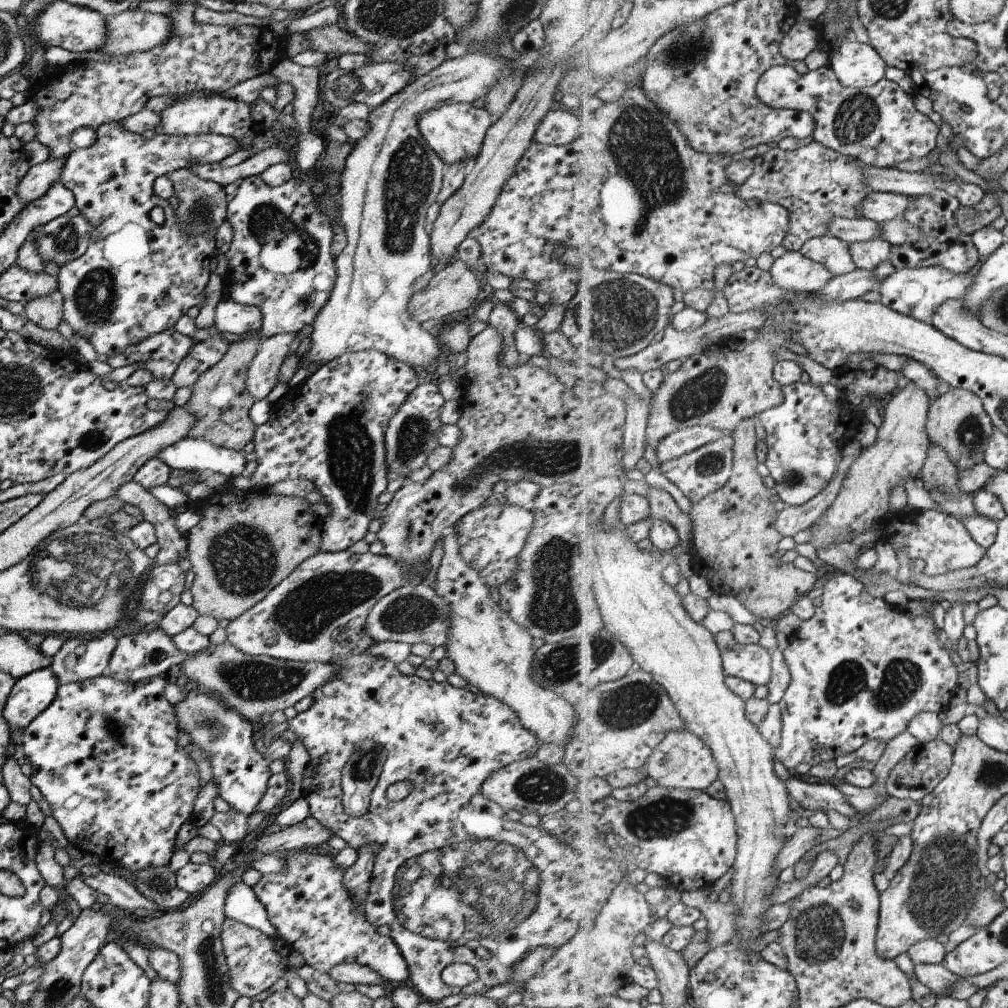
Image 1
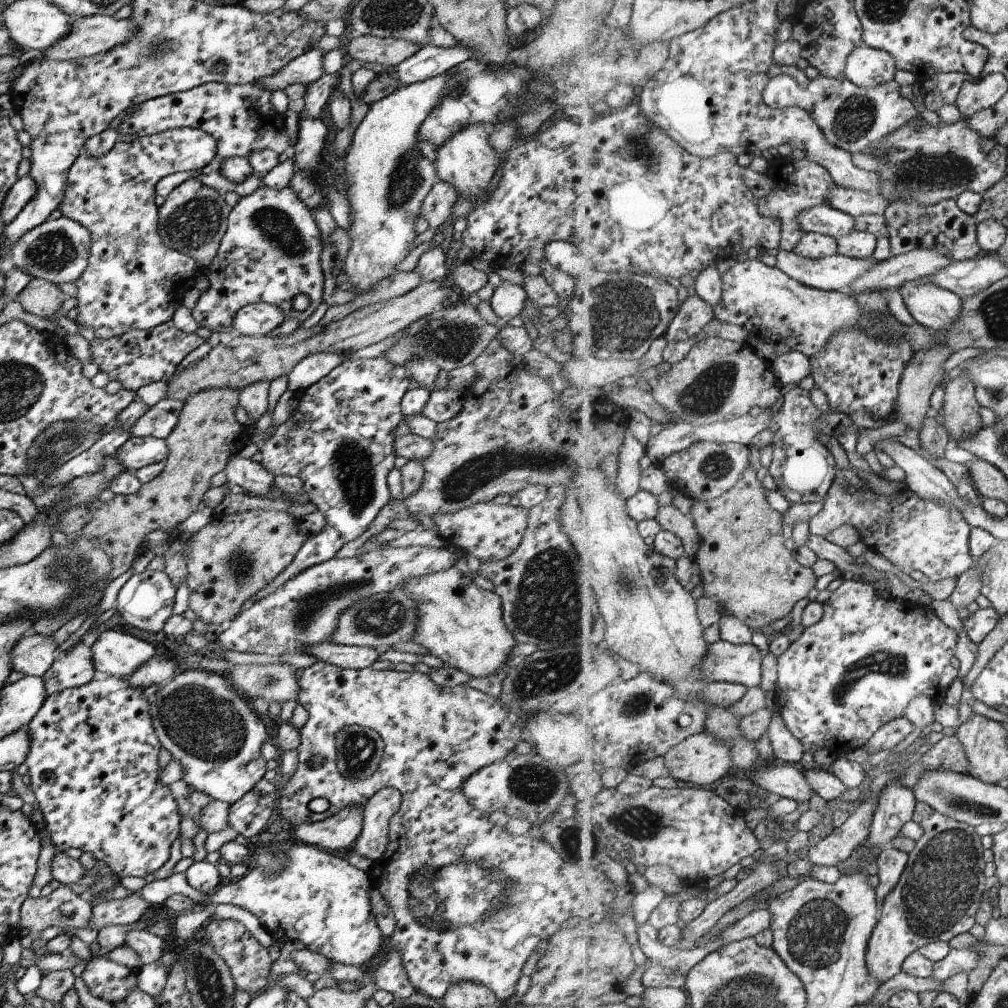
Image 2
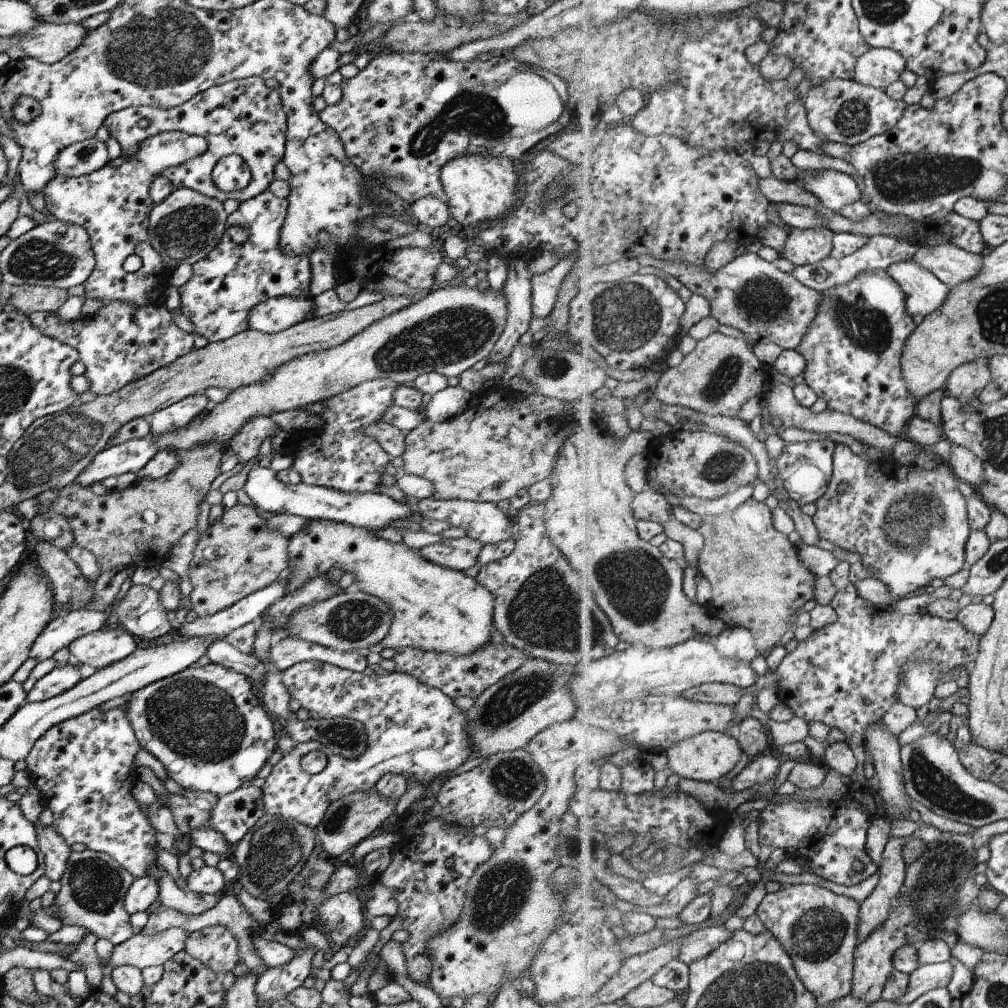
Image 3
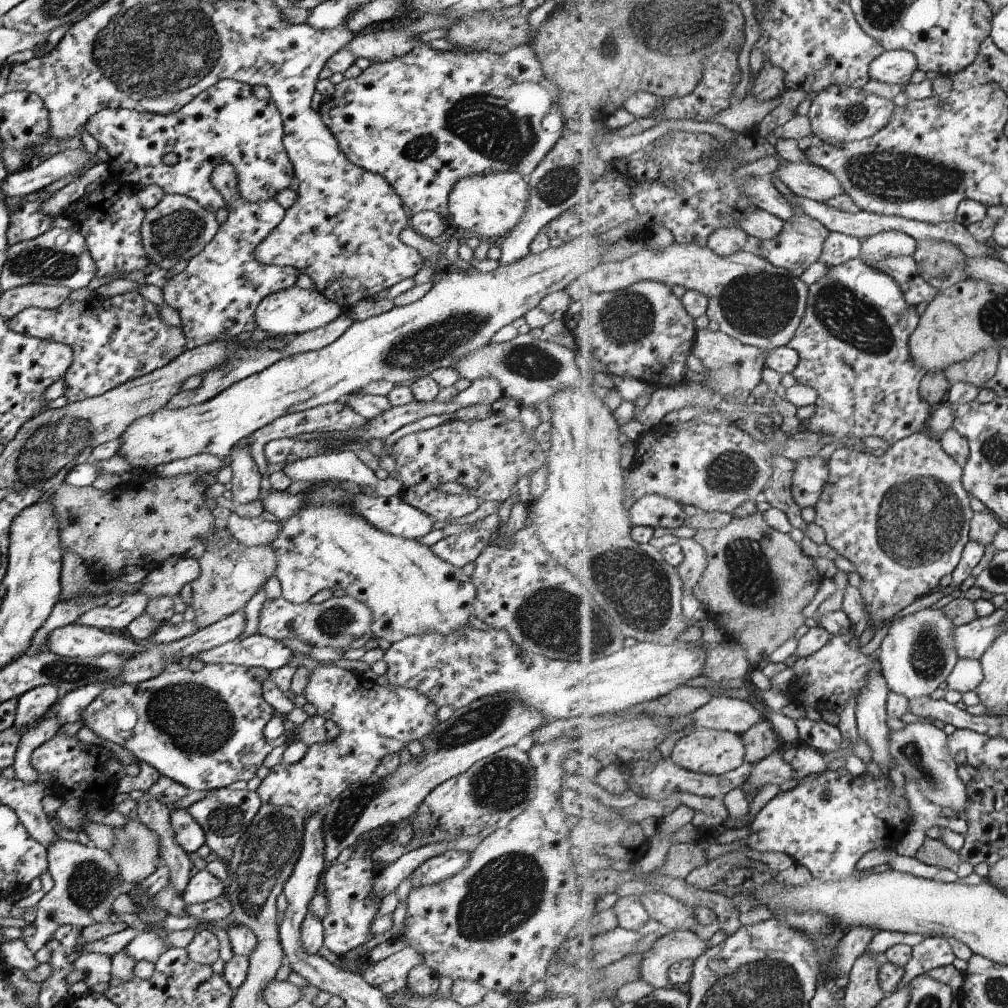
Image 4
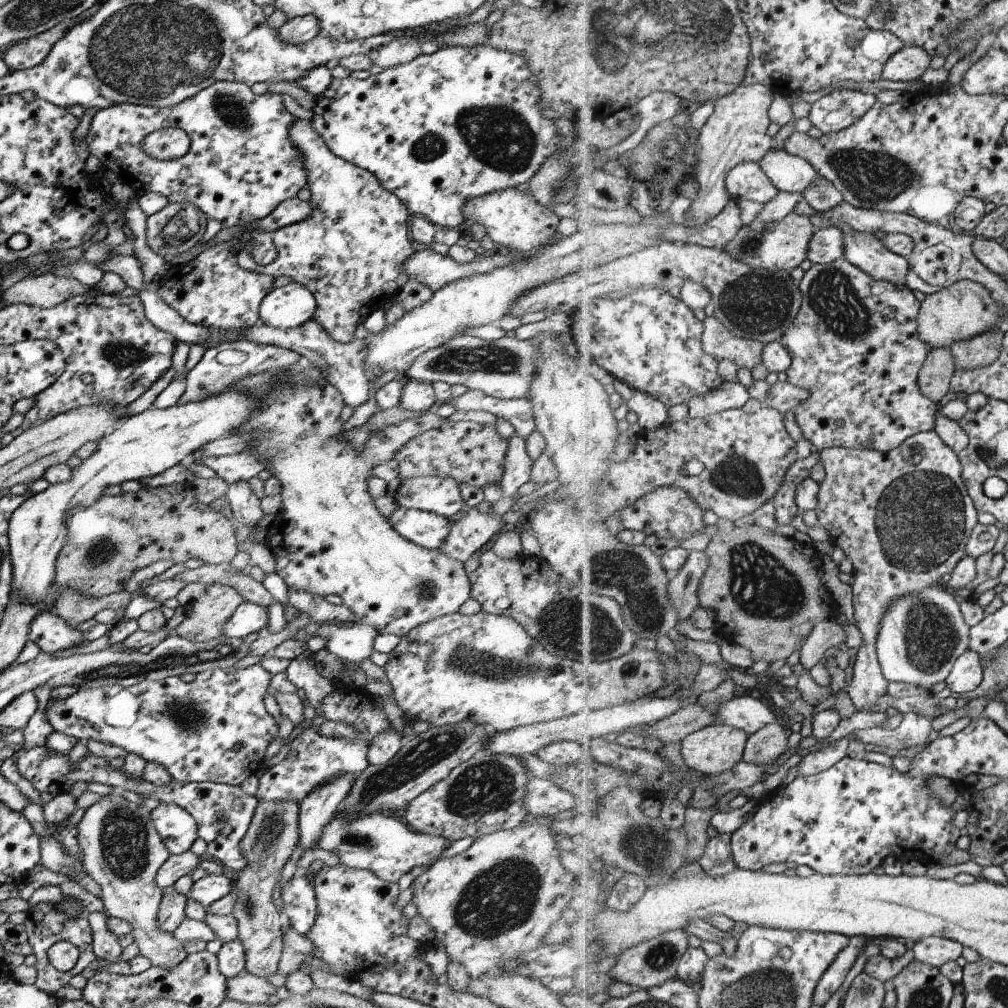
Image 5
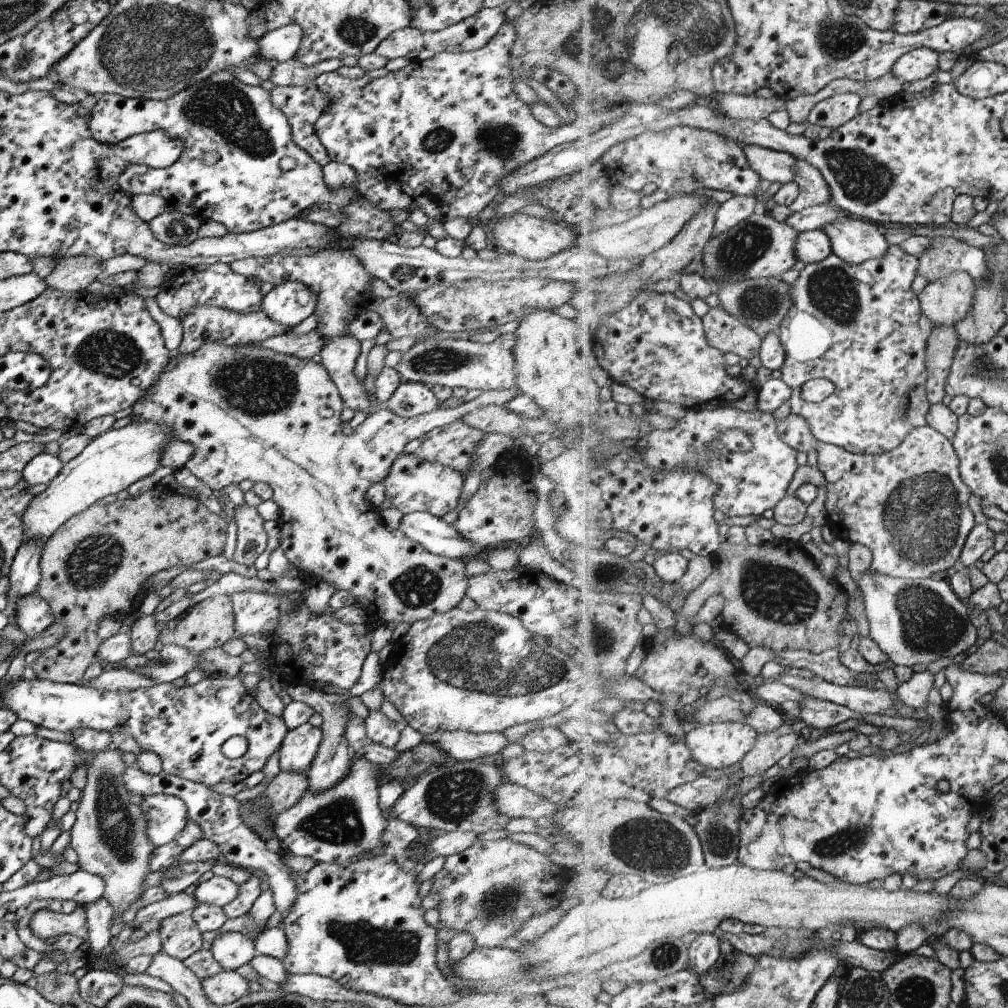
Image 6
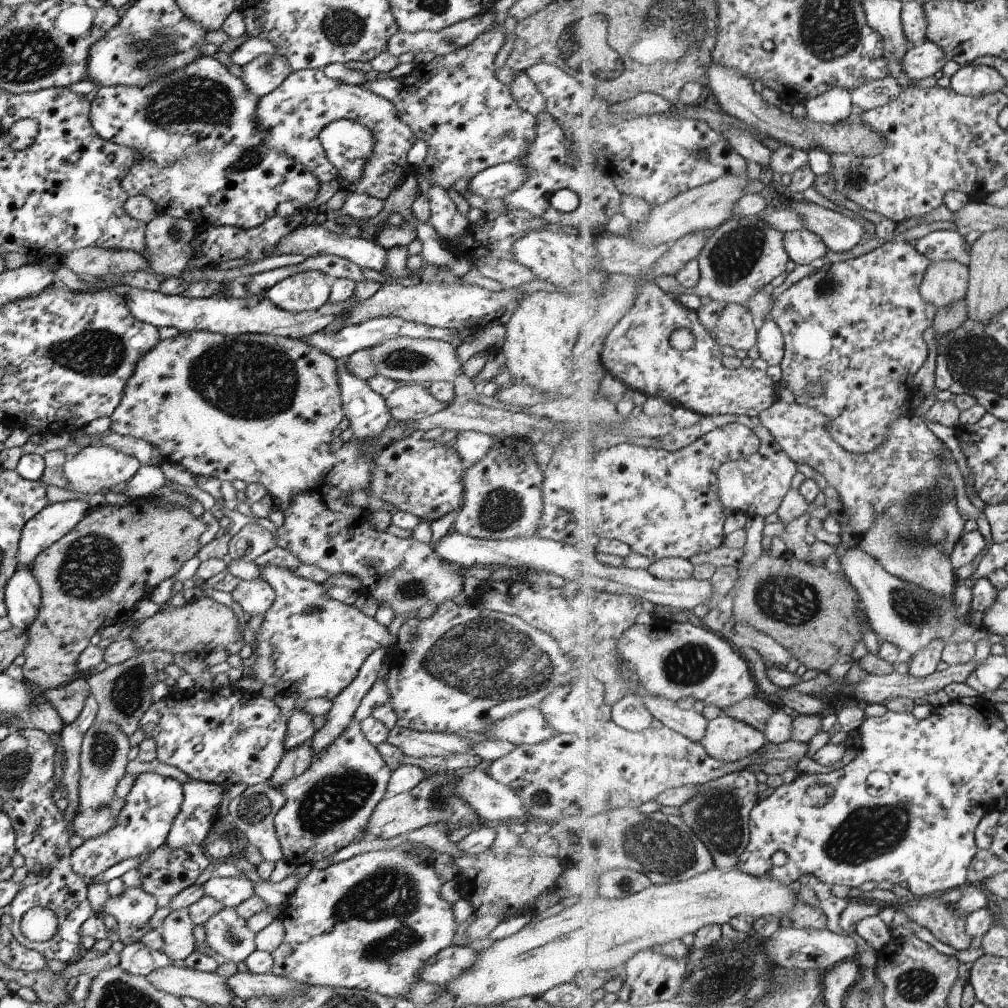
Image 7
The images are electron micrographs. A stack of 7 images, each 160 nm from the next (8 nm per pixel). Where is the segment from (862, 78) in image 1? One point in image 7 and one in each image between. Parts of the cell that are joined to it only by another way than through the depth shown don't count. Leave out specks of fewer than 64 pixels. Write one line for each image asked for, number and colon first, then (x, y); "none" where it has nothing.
2: (867, 67)
3: (880, 67)
4: (897, 66)
5: (909, 64)
6: (922, 62)
7: (924, 60)

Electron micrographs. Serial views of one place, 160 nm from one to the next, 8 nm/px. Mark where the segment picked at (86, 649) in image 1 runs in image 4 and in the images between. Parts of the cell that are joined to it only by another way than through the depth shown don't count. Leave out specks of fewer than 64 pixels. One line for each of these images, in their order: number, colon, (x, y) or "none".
2: (74, 667)
3: (63, 676)
4: (30, 705)

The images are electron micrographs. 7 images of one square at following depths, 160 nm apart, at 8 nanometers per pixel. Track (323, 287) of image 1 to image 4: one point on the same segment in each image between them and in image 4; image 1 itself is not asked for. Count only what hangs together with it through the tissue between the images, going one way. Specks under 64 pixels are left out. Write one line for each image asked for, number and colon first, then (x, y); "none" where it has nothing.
2: (270, 252)
3: (232, 278)
4: (215, 297)

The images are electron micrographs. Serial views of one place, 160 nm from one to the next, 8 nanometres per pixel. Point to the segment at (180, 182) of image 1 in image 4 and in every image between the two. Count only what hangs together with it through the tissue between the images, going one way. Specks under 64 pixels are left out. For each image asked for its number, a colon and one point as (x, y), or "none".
2: (192, 219)
3: (183, 228)
4: (177, 228)

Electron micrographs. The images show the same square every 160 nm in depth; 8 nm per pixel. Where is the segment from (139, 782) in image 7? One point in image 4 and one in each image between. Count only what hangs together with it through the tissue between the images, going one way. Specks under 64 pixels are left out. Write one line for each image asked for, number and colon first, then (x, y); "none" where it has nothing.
4: (187, 834)
5: (176, 828)
6: (165, 815)

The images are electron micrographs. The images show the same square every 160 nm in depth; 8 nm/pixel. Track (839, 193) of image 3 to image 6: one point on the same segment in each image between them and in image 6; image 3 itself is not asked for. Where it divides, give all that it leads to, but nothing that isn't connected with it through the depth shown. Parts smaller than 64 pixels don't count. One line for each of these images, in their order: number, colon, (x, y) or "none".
4: (806, 180)
5: (790, 173)
6: (775, 166)

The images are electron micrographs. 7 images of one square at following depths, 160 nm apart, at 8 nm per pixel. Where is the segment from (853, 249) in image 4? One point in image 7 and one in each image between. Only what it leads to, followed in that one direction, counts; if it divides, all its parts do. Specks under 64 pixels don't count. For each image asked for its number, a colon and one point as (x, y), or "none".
5: (828, 245)
6: (815, 246)
7: (804, 246)

